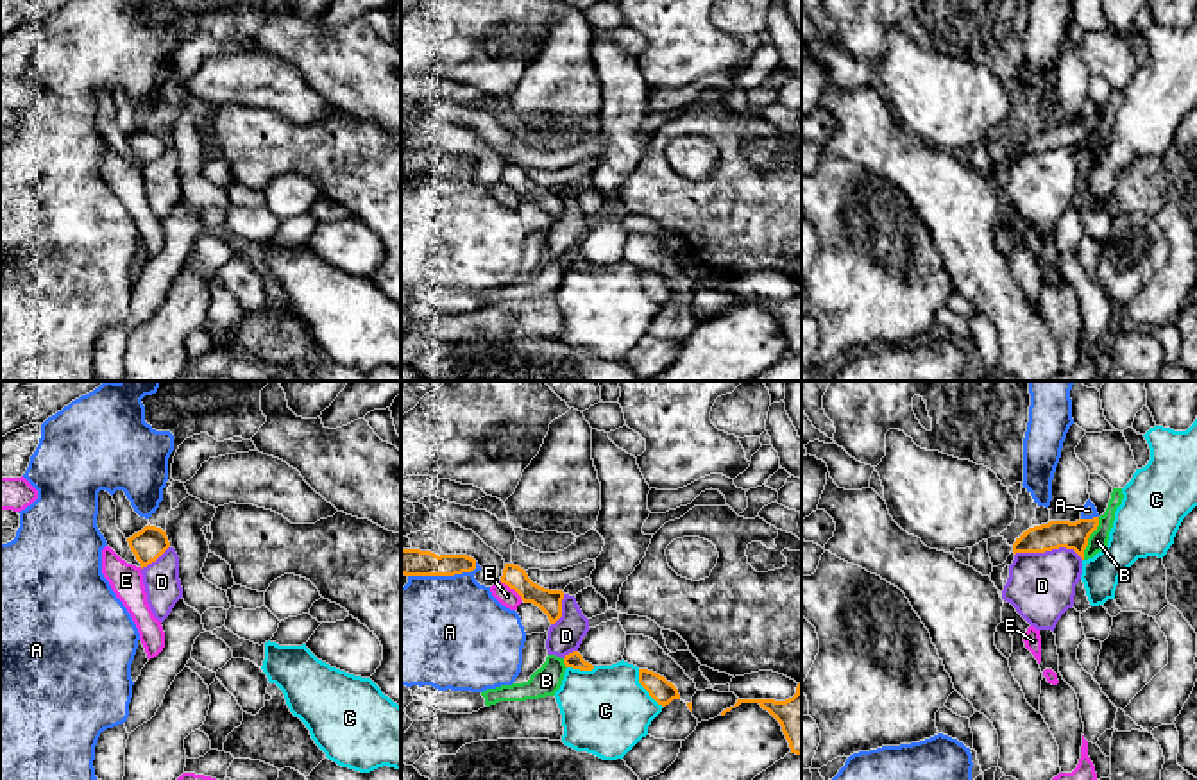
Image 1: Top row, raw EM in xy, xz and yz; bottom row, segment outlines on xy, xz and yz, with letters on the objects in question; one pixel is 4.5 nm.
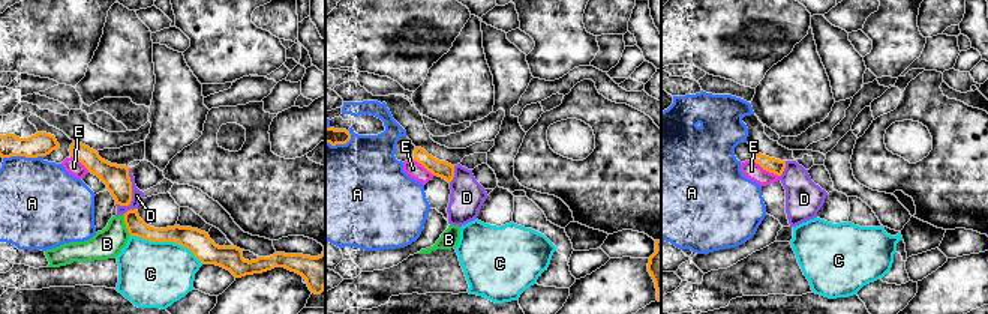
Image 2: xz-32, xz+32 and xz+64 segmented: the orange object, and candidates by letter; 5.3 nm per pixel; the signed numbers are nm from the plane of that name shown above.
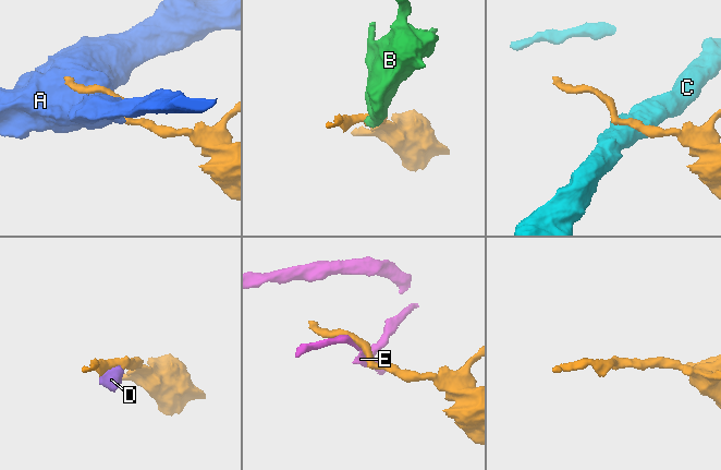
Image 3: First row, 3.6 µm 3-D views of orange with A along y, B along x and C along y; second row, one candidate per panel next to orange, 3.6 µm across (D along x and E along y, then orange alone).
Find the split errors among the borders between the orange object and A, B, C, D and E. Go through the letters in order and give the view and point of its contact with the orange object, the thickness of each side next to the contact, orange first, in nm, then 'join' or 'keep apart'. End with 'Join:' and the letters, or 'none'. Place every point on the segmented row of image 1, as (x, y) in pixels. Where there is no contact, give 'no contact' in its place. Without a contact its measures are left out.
A: contact xz (444, 575); calibres 130 and 500 nm; keep apart
B: contact yz (1088, 537); calibres 130 and 90 nm; keep apart
C: contact xz (645, 687); calibres 110 and 380 nm; keep apart
D: contact yz (1049, 550); calibres 130 and 300 nm; keep apart
E: contact xz (512, 587); calibres 110 and 90 nm; keep apart
Join: none

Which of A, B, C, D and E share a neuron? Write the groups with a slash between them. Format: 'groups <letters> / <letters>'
groups A / B D / C / E

